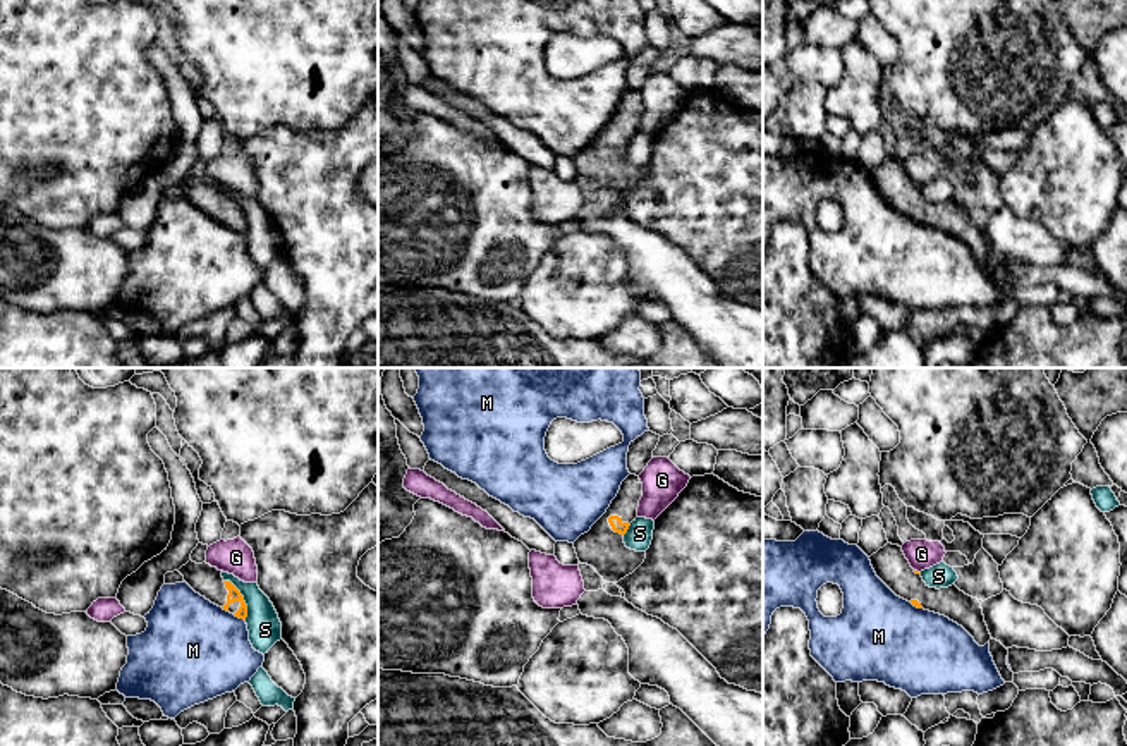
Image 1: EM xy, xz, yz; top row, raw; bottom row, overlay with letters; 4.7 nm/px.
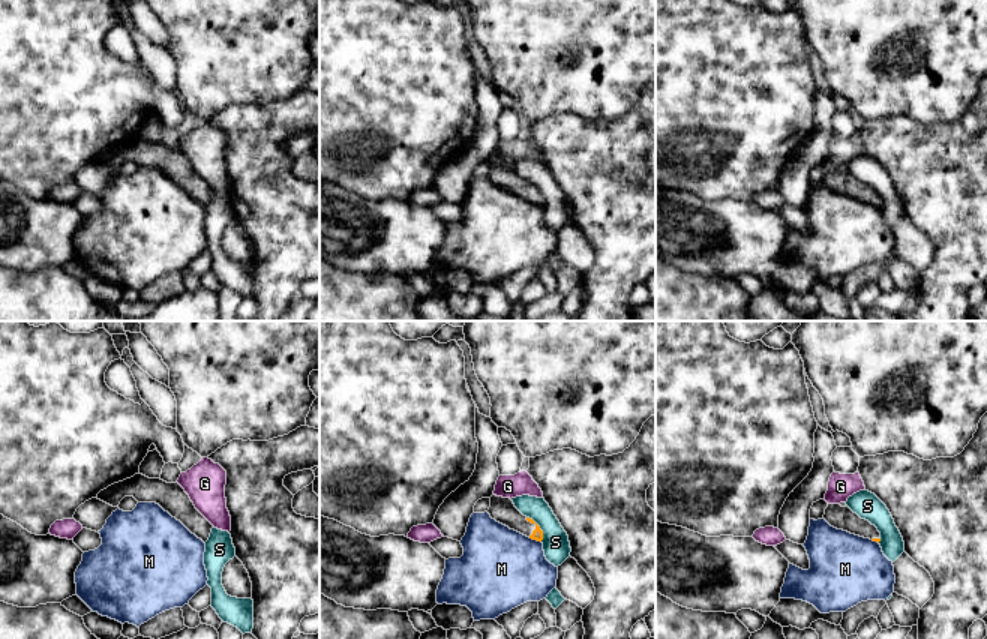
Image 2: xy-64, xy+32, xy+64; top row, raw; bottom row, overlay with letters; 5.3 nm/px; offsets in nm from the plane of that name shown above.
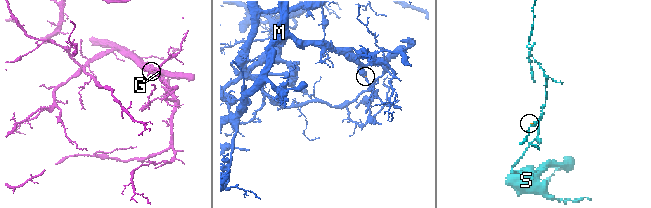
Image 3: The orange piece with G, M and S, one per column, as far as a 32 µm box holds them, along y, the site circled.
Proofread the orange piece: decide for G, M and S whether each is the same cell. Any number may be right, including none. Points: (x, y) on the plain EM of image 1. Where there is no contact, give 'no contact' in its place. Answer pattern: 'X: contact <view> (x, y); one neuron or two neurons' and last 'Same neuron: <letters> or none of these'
G: contact yz (916, 186); two neurons
M: contact xy (239, 232); two neurons
S: contact xy (243, 214); two neurons
Same neuron: none of these

